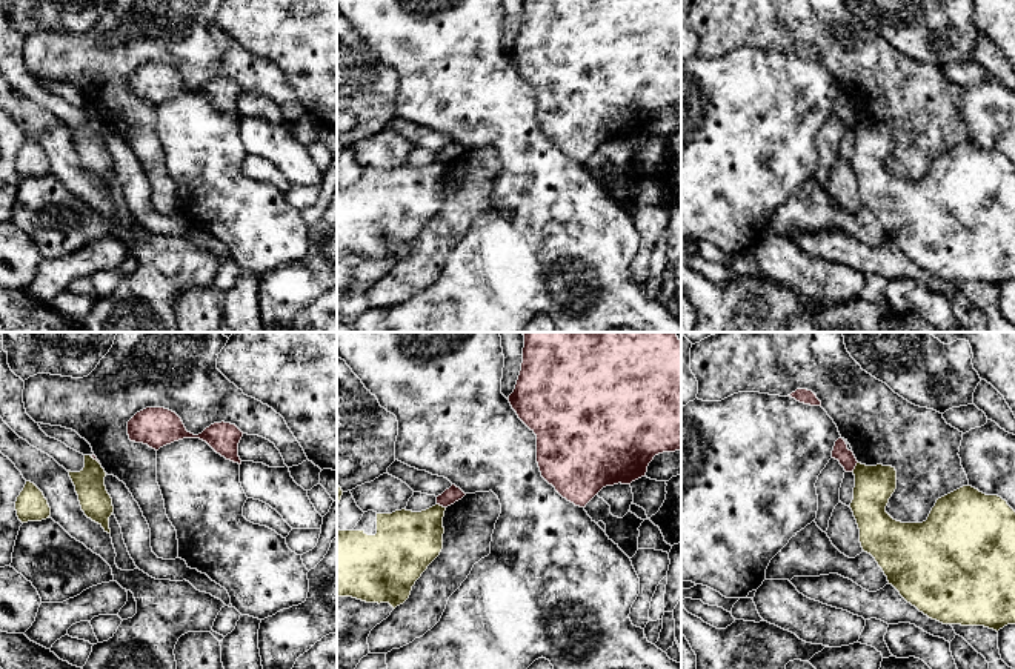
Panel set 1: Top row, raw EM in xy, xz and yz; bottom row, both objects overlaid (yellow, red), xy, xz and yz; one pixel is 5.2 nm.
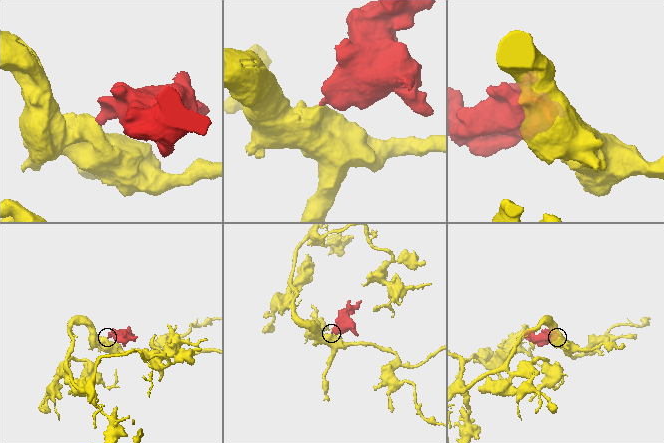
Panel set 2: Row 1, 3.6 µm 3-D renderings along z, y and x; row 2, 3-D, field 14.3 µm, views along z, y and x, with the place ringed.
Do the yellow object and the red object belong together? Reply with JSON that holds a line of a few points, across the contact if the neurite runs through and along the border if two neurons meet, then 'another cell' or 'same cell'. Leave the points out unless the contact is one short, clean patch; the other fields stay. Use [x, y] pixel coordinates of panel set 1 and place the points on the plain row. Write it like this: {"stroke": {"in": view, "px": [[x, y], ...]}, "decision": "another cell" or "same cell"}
{"stroke": {"in": "yz", "px": [[857, 117], [851, 126]]}, "decision": "another cell"}

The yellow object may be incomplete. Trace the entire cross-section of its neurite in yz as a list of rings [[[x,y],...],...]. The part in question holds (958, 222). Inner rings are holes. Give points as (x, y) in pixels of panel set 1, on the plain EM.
[[[857,118],[850,165],[860,198],[900,251],[943,280],[984,281],[1000,286],[1015,280],[1015,166],[998,151],[963,141],[937,155],[923,178],[894,175],[886,161],[897,145],[892,121]]]

